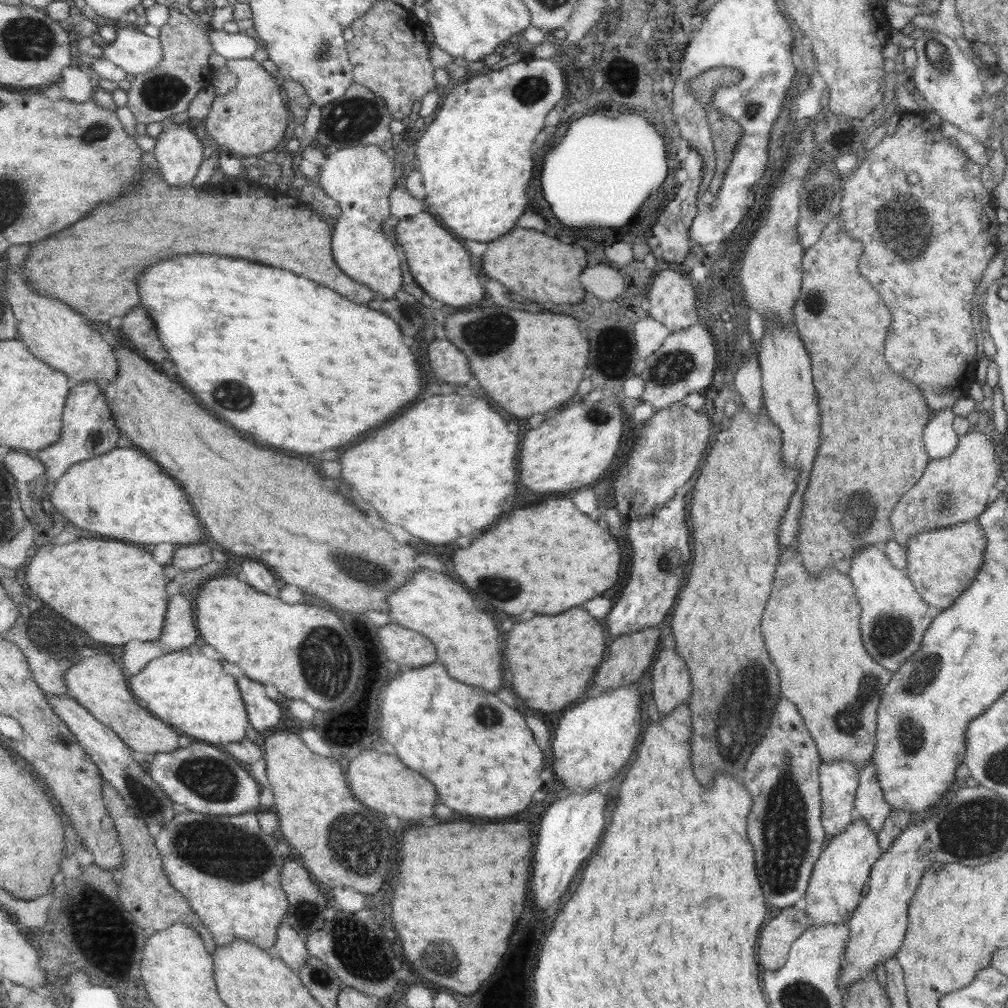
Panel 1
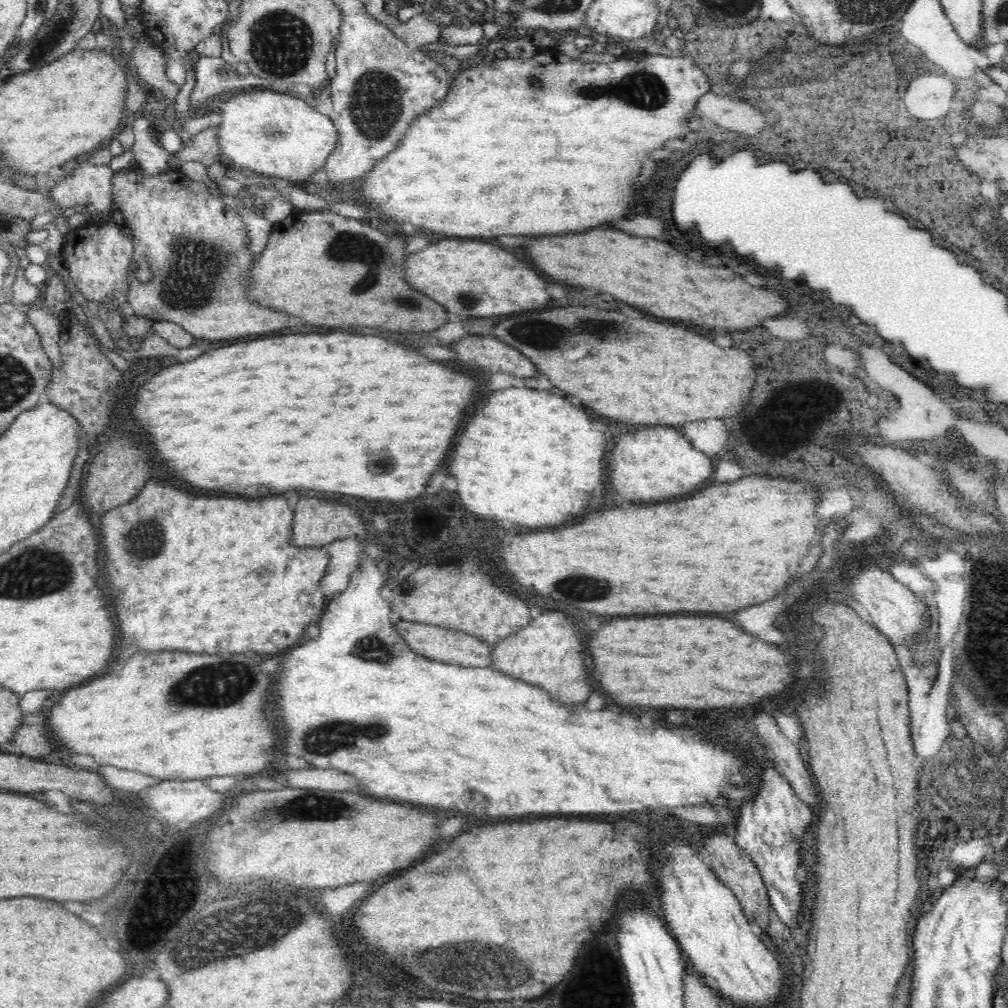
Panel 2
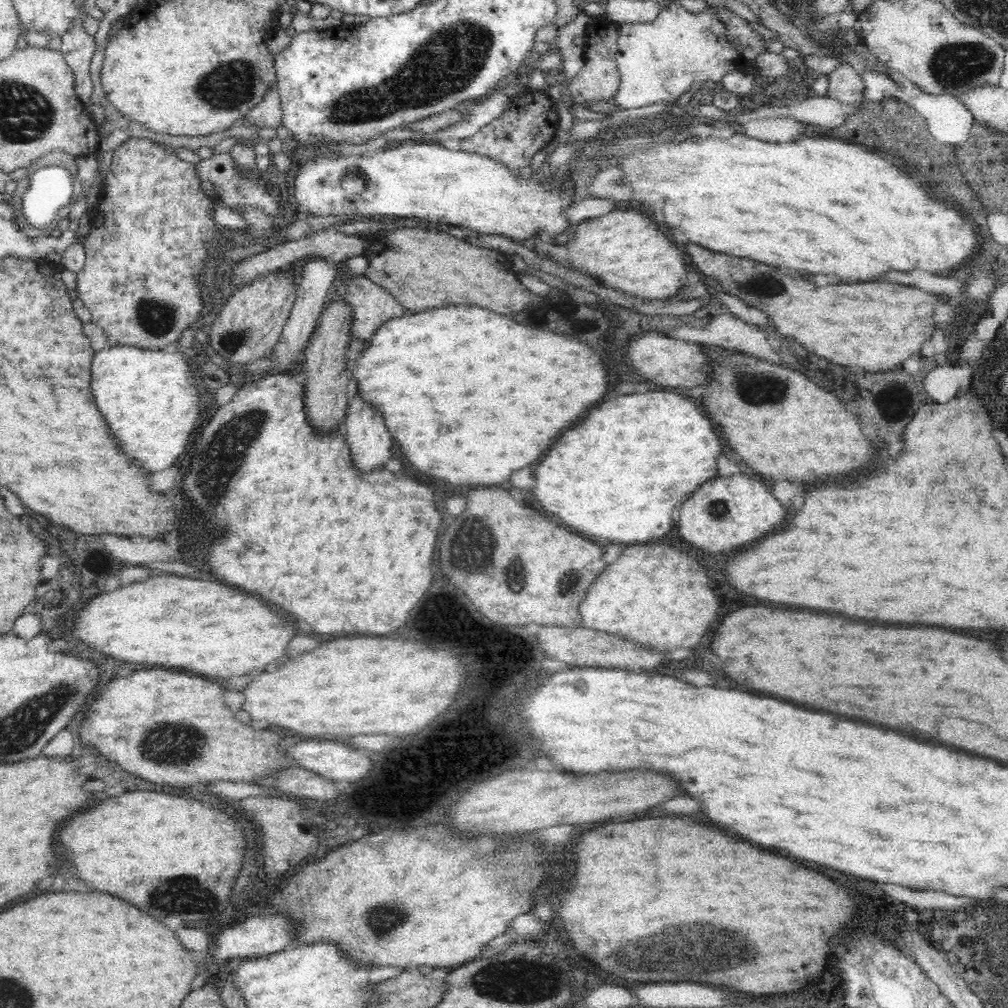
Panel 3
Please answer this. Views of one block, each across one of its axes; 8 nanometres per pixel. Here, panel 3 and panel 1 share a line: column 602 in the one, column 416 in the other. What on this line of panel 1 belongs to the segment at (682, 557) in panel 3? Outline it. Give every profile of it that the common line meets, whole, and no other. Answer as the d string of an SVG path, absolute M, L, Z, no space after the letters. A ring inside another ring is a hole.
M424 568L417 570L408 579L408 582L399 588L400 590L394 590L388 596L390 618L394 620L394 623L404 628L412 628L412 630L427 636L435 644L438 662L444 665L451 678L464 684L470 684L470 686L486 688L490 692L502 688L502 652L500 652L502 640L500 640L500 632L496 630L490 614L474 608L472 596L460 584L450 580L446 574L438 574L438 572Z

